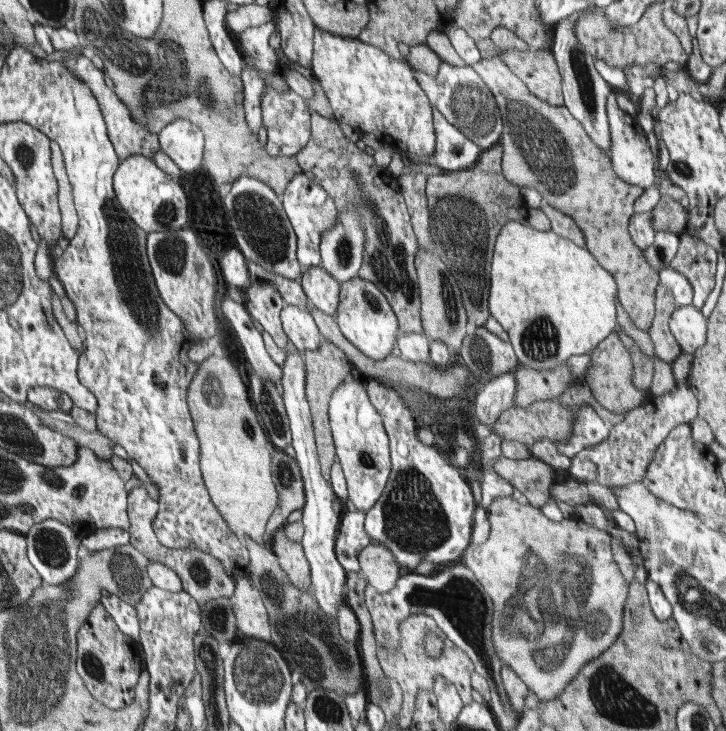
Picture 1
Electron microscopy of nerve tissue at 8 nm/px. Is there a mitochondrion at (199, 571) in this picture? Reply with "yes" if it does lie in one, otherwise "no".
yes

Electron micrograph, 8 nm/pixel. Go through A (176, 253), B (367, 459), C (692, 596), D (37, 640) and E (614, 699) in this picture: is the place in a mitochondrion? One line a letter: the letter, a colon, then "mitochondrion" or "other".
A: mitochondrion
B: mitochondrion
C: mitochondrion
D: mitochondrion
E: mitochondrion

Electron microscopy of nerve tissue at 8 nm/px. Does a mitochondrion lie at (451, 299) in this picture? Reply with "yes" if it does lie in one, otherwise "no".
yes

